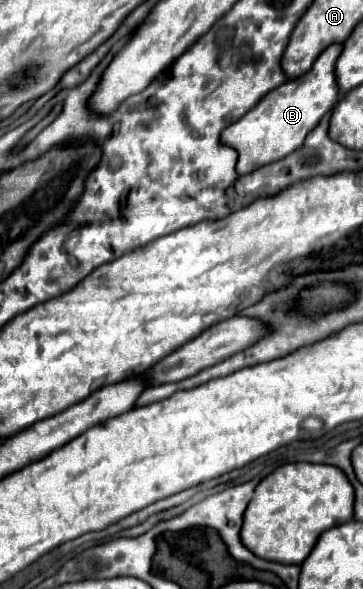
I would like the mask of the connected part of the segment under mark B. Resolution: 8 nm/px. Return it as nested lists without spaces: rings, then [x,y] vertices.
[[[333,44],[329,46],[313,64],[313,70],[309,70],[305,76],[287,80],[277,90],[269,92],[249,114],[245,114],[239,122],[225,128],[221,134],[221,140],[235,148],[239,154],[237,160],[237,172],[249,174],[265,164],[271,164],[279,158],[285,158],[293,150],[301,148],[305,142],[305,136],[313,126],[319,124],[319,120],[333,110],[333,106],[339,100],[339,88],[335,82],[335,64],[341,56],[343,46]]]

